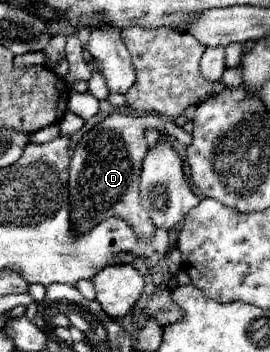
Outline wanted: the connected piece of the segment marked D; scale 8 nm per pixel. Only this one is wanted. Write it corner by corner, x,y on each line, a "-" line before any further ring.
120,112
110,114
104,122
94,126
88,134
78,142
72,162
70,162
70,208
72,220
80,232
90,230
100,220
110,216
122,216
134,232
138,232
140,240
148,240
154,232
154,224
148,212
140,204
138,194
138,176
142,168
142,156
146,154
146,138
144,130
152,126
162,130
164,134
172,134
184,146
192,144
192,136
176,126
172,120
164,120
162,116
146,114
146,116
126,116

